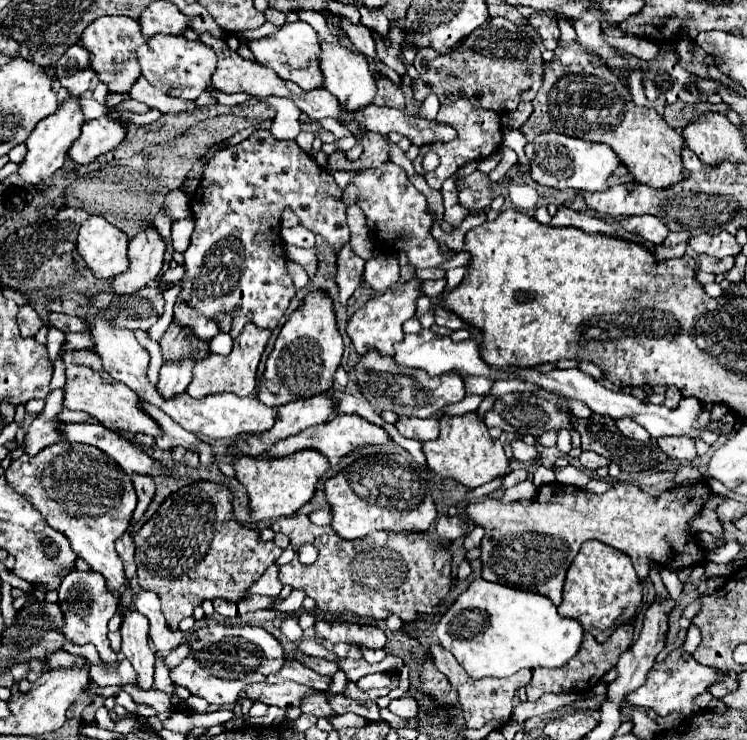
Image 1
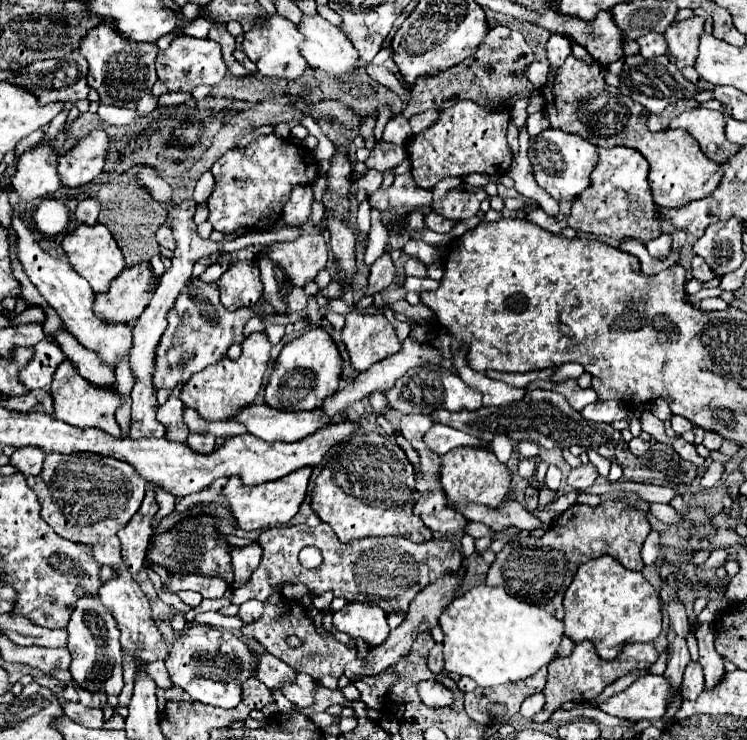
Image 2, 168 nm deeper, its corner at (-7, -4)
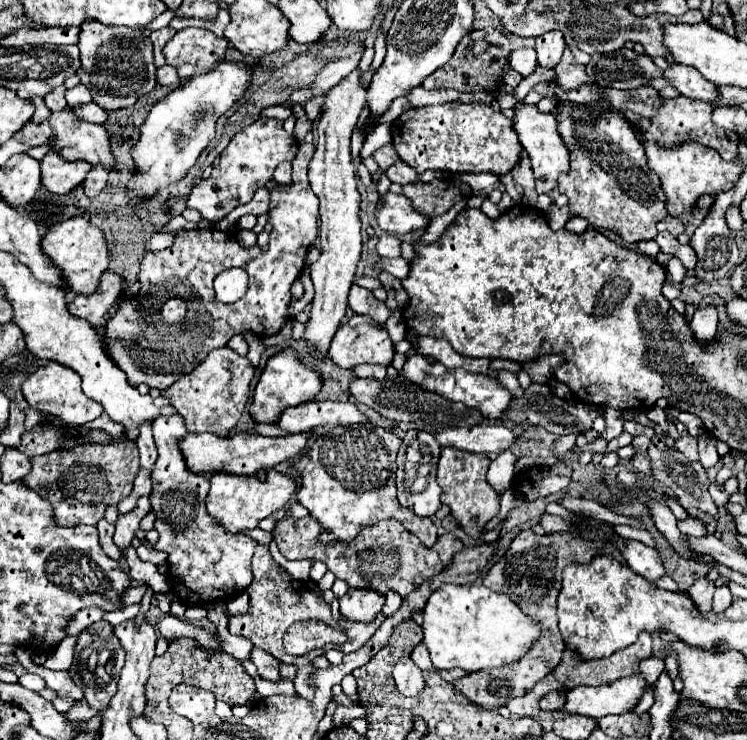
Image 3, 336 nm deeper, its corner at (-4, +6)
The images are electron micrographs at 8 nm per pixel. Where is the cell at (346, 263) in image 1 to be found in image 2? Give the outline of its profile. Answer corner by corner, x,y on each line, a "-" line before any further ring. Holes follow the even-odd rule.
366,194
366,200
362,200
360,206
358,206
358,230
360,230
362,236
366,236
366,232
370,230
370,210
372,210
372,206
368,204
368,196
370,194

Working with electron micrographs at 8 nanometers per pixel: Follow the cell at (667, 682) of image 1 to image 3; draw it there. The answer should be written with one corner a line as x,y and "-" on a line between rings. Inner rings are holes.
643,674
621,678
613,684
603,684
597,688
577,686
565,694
565,710
571,714
581,714
589,718
601,718
607,714
631,712
649,690

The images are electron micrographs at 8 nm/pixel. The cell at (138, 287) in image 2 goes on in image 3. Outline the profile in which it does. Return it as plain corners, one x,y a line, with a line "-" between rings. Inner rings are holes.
105,272
97,290
93,294
77,294
69,302
69,308
73,308
75,316
85,316
89,324
101,328
117,312
123,296
123,284
125,278
117,276
115,272

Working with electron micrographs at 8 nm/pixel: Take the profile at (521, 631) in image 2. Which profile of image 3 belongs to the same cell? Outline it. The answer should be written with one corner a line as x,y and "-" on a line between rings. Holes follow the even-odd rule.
443,584
431,594
423,610
423,642
437,668
463,668
477,672
499,668
521,660
541,636
541,626
527,616
509,596
493,592
483,584

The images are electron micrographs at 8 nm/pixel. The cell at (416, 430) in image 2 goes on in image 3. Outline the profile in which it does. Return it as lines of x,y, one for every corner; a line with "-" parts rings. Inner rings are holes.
407,430
405,438
403,438
403,444
399,448
397,472
395,472
399,504
413,510
421,518
435,516
435,512
443,506
443,502
439,500
441,488
435,482
439,450
441,450
441,446
435,442
435,438
429,432
423,432
423,430

